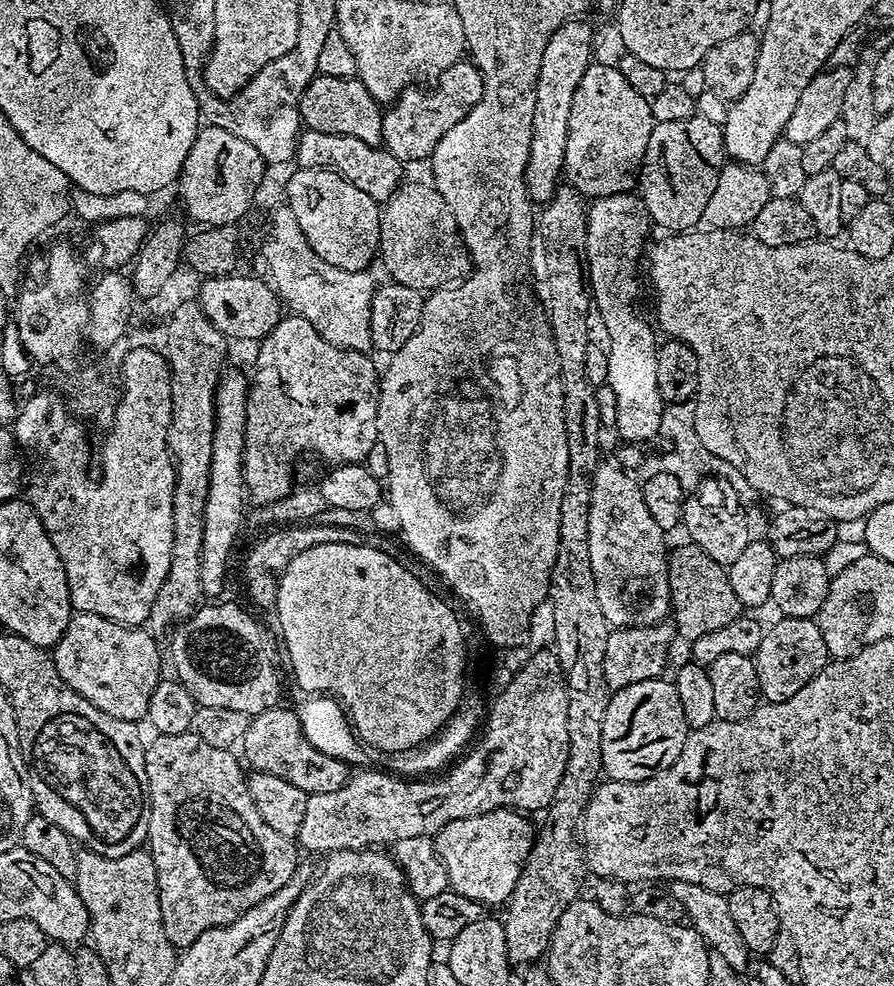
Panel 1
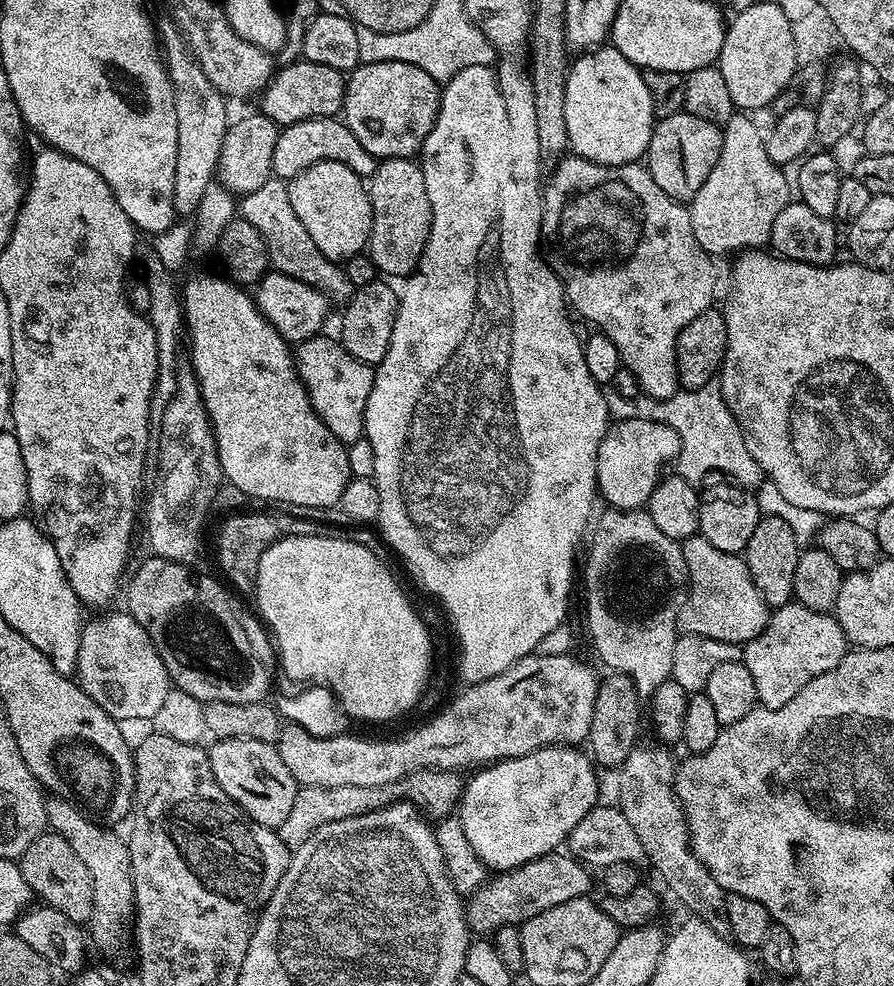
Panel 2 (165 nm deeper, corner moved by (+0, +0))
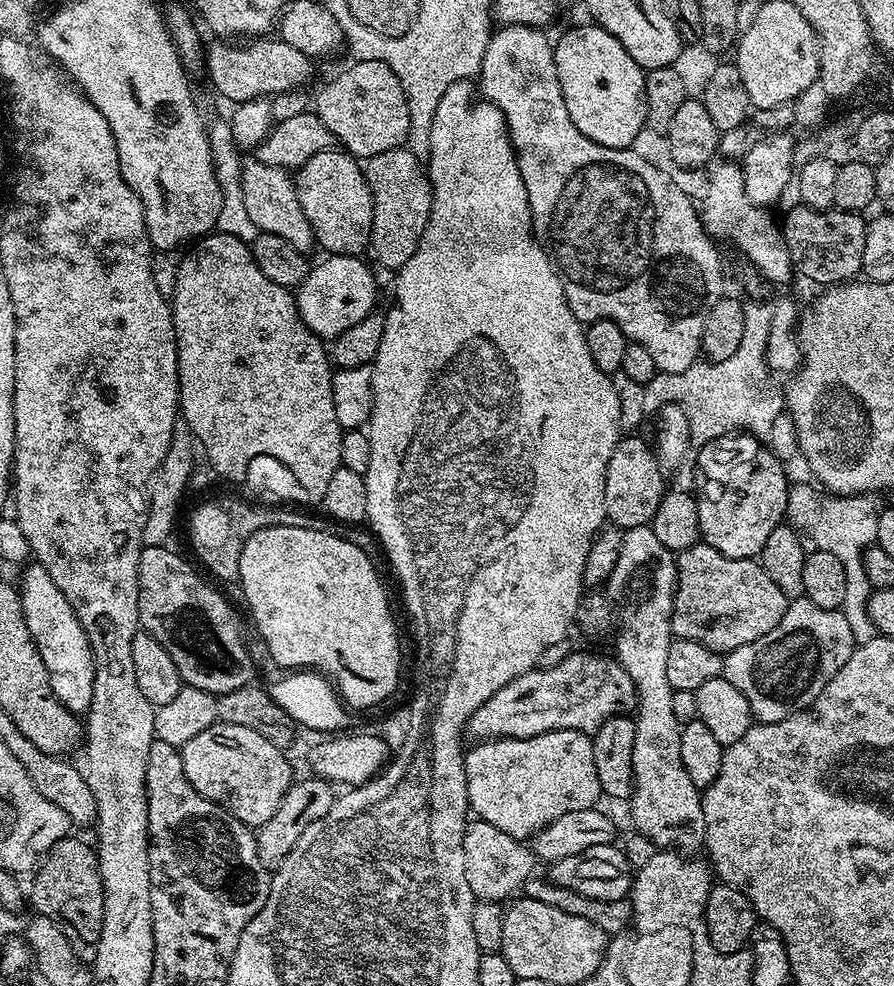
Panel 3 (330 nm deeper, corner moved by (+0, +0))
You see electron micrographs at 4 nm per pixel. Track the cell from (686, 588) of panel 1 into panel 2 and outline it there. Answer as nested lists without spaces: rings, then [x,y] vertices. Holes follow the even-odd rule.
[[[699,534],[683,541],[684,561],[688,571],[688,590],[680,608],[678,628],[689,636],[705,636],[727,644],[749,644],[766,630],[770,609],[758,594],[758,586],[750,578],[743,555],[723,552],[710,546]]]

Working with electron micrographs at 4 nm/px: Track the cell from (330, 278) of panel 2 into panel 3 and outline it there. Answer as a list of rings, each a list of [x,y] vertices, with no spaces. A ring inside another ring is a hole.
[[[258,159],[245,163],[242,170],[242,199],[246,214],[250,214],[257,230],[278,234],[278,238],[286,238],[294,250],[305,254],[317,247],[316,235],[306,218],[306,210],[302,210],[302,202],[298,202],[296,181],[289,169],[266,166]]]

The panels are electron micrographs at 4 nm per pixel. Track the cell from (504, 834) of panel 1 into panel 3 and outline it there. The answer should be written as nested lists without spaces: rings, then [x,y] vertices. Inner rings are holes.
[[[562,730],[561,732],[547,732],[541,736],[531,736],[525,740],[486,740],[483,742],[476,742],[471,745],[465,751],[464,754],[464,765],[466,766],[466,786],[468,787],[468,806],[469,809],[479,819],[490,822],[490,826],[498,826],[498,830],[502,830],[502,834],[510,834],[515,840],[527,841],[529,838],[536,835],[536,833],[541,832],[550,822],[554,822],[554,818],[562,818],[562,814],[570,814],[570,810],[586,810],[587,808],[593,807],[597,803],[596,799],[601,799],[602,793],[600,790],[600,783],[598,782],[598,770],[594,770],[594,750],[592,749],[592,736],[586,732],[575,732],[574,730]]]

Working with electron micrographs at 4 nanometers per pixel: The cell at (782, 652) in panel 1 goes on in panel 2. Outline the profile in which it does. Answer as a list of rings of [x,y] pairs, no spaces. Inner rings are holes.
[[[795,602],[775,609],[769,615],[766,630],[742,648],[742,663],[754,677],[757,701],[766,708],[786,706],[786,702],[806,686],[806,682],[838,666],[846,651],[844,639],[844,627],[835,615],[815,612]]]

